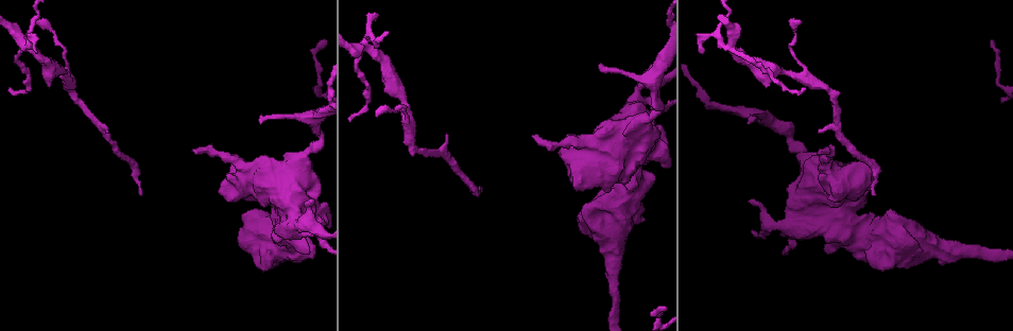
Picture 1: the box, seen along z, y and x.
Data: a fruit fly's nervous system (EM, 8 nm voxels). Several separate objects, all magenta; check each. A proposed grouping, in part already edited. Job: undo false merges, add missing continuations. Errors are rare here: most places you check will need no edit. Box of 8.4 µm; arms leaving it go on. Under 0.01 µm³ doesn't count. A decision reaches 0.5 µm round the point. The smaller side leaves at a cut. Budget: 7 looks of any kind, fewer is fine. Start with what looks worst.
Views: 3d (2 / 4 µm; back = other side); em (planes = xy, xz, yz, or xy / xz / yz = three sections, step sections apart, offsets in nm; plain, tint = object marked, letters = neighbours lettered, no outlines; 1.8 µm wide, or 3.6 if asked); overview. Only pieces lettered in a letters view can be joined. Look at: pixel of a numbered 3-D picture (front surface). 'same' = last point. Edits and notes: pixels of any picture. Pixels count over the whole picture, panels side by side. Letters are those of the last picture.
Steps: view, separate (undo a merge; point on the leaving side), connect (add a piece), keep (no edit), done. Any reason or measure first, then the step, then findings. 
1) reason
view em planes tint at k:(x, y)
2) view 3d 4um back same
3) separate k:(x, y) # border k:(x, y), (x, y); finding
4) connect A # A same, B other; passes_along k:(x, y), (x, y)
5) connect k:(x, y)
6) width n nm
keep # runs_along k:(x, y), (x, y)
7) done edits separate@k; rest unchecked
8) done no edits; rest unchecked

sharp bend
view 3d 2um at 1:(26, 48)

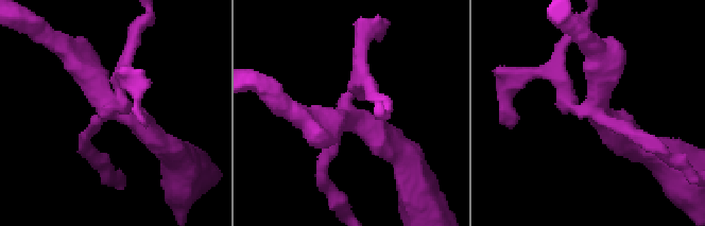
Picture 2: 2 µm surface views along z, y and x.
shape alone is not enough
view em planes letters at 2:(602, 111)

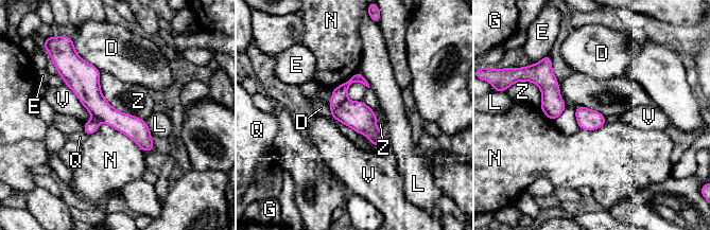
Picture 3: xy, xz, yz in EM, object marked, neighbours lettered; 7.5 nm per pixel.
width 160 nm; longest_contact Z 500 nm
separate 3:(339, 95) # D other, E other, G other, L other, N other, Q other, V other, Z other; two cells meet here

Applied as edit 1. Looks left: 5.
an open end
view em planes letters at 1:(142, 194)

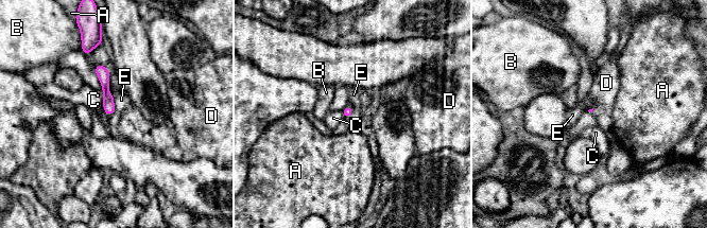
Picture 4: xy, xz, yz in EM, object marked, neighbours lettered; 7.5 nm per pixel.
keep # A other, B other, C other, D other, E other; runs_along 4:(98, 67), (104, 77), (108, 112); no lettered piece goes on from it

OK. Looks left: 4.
an open end
view em planes letters at 1:(193, 150)

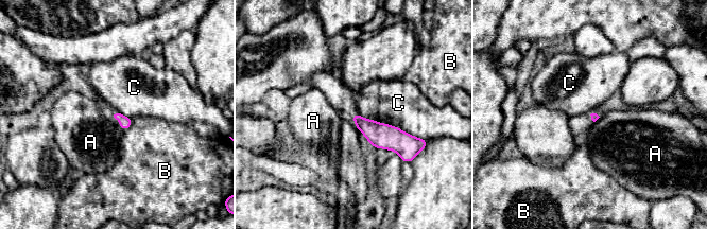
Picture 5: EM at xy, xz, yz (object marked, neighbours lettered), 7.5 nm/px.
keep # A other, B other, C other; border 5:(359, 112), (366, 119), (388, 124); no lettered piece goes on from it

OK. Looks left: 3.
done edits separate@3; rest unchecked

